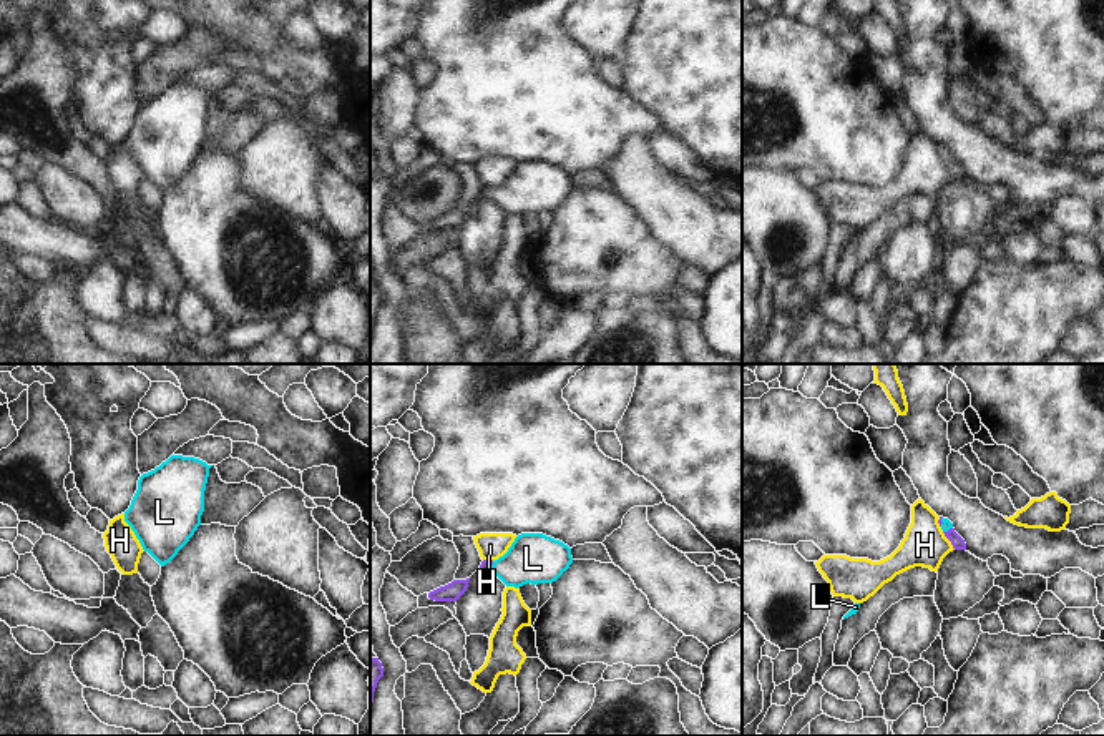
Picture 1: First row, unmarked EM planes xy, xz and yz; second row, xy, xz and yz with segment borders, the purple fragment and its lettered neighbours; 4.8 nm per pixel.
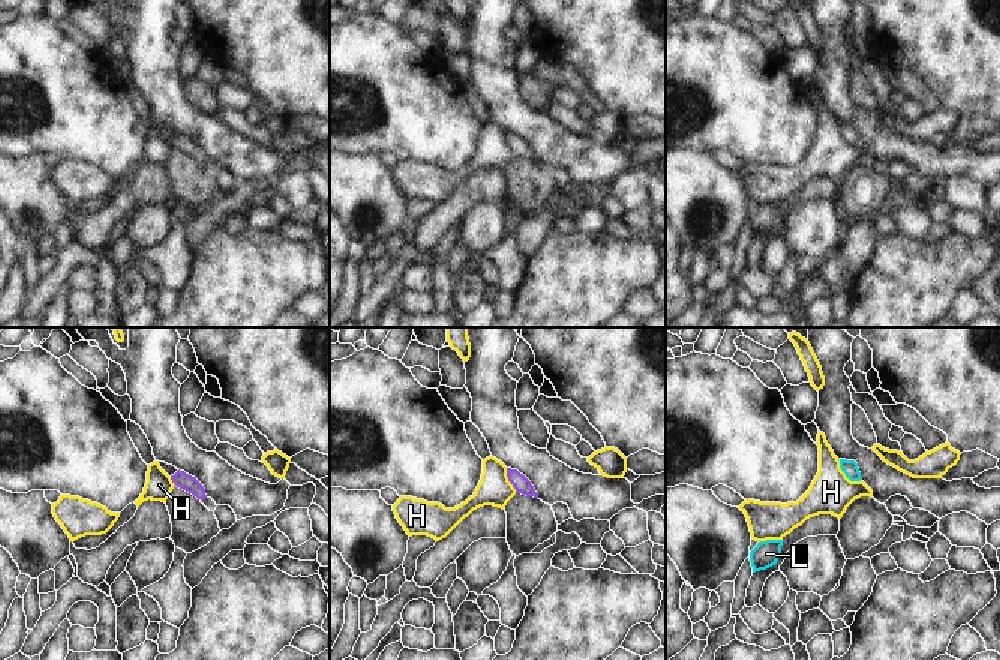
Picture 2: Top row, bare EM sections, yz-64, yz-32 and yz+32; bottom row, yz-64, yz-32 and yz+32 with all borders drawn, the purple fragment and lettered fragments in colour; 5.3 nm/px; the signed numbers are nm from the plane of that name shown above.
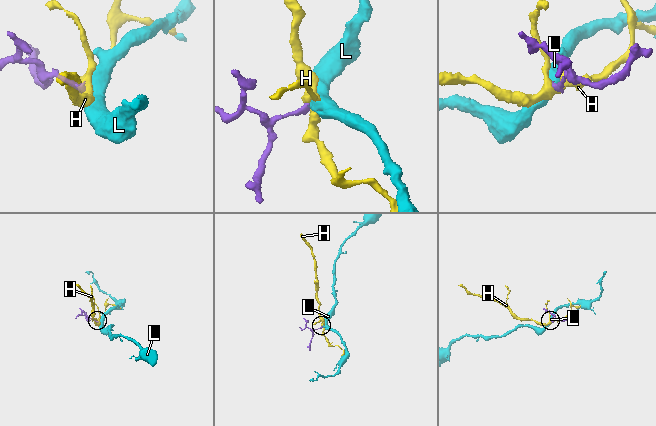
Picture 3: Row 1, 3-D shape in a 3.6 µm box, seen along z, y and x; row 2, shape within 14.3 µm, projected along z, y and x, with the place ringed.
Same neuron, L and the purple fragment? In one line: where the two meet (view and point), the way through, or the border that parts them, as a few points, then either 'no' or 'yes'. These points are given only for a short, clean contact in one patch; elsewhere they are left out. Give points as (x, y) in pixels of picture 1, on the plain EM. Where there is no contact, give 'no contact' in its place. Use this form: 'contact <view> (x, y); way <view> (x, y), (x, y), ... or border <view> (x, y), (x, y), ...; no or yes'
contact yz (948, 158); way yz (958, 171), (948, 158), (947, 152); yes

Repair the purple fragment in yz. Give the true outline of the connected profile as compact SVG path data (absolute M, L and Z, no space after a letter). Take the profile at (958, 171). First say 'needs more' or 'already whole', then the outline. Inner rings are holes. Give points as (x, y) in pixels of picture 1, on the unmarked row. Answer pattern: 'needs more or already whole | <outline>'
needs more | M940 145L938 151L955 178L966 178L965 168L955 159L953 151L948 146Z

